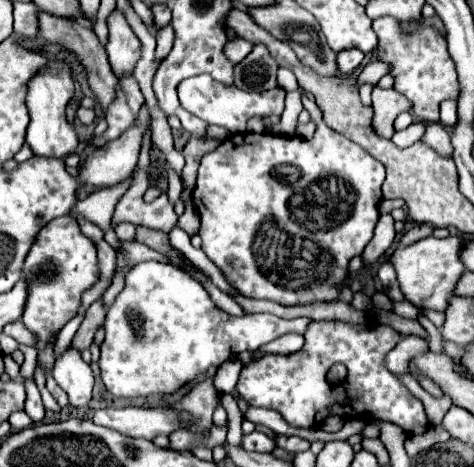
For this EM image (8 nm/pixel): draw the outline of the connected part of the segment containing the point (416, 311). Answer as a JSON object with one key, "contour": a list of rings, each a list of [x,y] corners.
{"contour":[[[394,304],[394,310],[396,310],[396,314],[400,314],[400,316],[404,316],[404,318],[418,318],[420,316],[420,308],[416,308],[416,306],[412,306],[412,304]]]}

